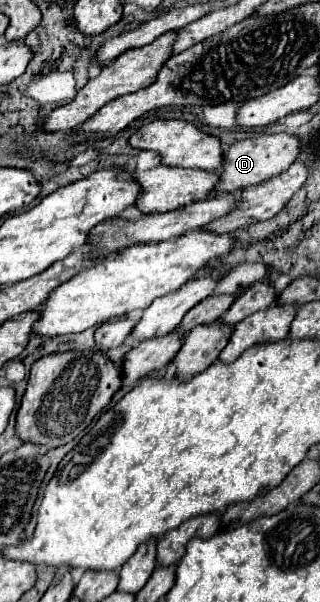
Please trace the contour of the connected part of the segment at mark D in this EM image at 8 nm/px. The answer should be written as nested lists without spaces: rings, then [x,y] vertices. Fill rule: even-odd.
[[[272,133],[272,135],[260,135],[244,141],[236,141],[224,151],[224,165],[220,171],[220,181],[210,193],[210,197],[216,197],[220,193],[234,193],[238,189],[246,189],[250,185],[258,185],[282,171],[286,171],[298,157],[300,141],[288,133]]]

